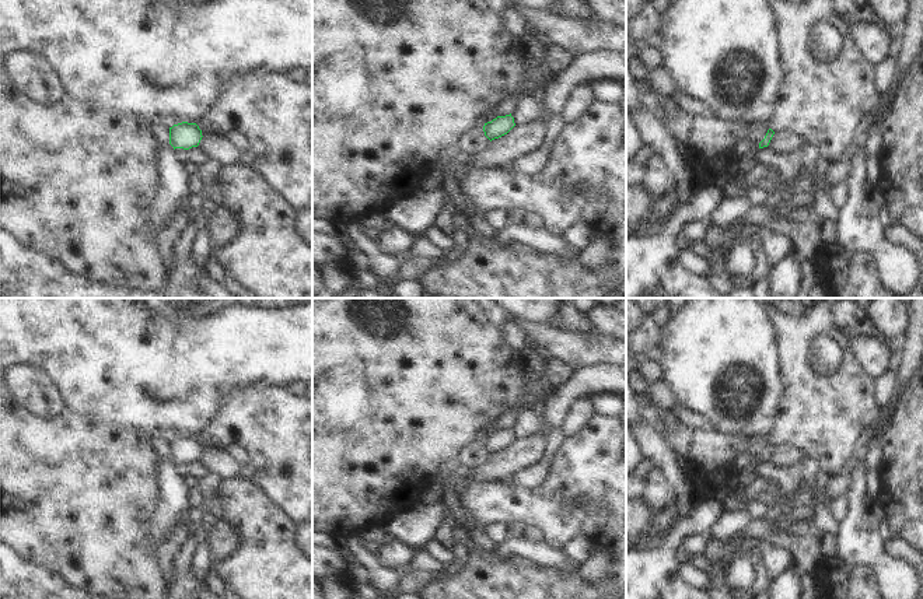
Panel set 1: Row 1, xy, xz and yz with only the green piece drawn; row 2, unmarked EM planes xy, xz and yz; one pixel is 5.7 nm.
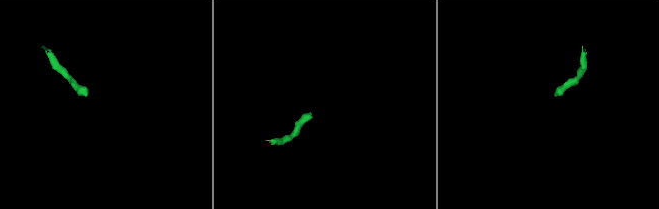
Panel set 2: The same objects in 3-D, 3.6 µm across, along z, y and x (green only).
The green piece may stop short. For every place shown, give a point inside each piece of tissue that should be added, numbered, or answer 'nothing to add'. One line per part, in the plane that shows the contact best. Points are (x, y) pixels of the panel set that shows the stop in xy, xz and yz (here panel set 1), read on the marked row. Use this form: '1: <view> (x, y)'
nothing to add

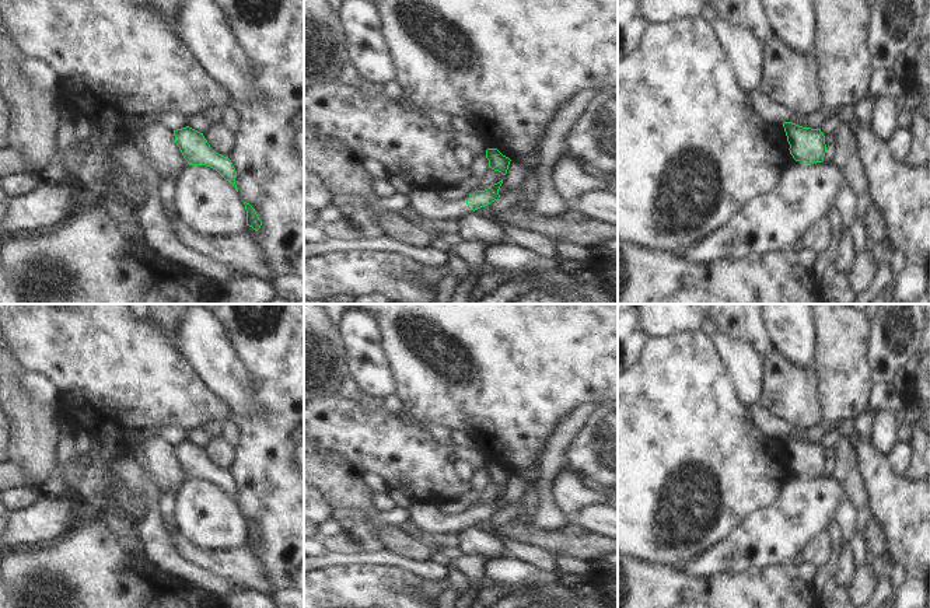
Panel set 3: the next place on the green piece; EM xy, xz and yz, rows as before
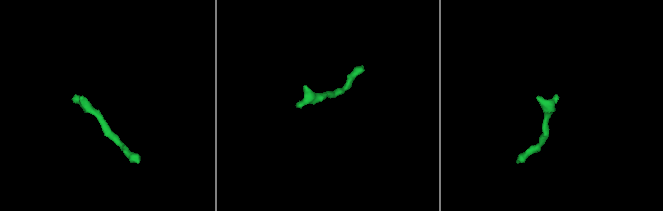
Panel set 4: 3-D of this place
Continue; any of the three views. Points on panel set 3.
1: xz (429, 203)

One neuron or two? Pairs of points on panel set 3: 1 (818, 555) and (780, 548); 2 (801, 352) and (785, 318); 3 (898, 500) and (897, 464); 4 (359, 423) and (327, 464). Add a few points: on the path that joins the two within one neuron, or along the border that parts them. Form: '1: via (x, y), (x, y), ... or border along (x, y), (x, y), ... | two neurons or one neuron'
1: border along (825, 531), (813, 537), (799, 552) | two neurons
2: via (797, 343), (790, 327) | one neuron
3: border along (885, 456), (885, 461), (902, 477) | two neurons
4: border along (318, 446), (348, 460), (362, 472) | two neurons

